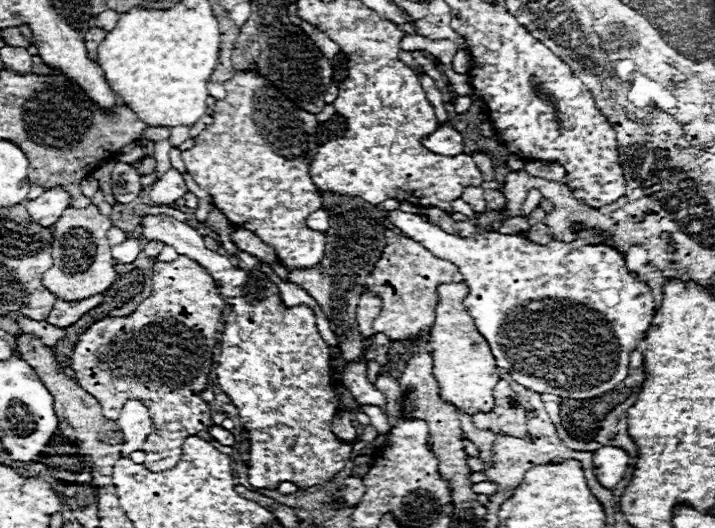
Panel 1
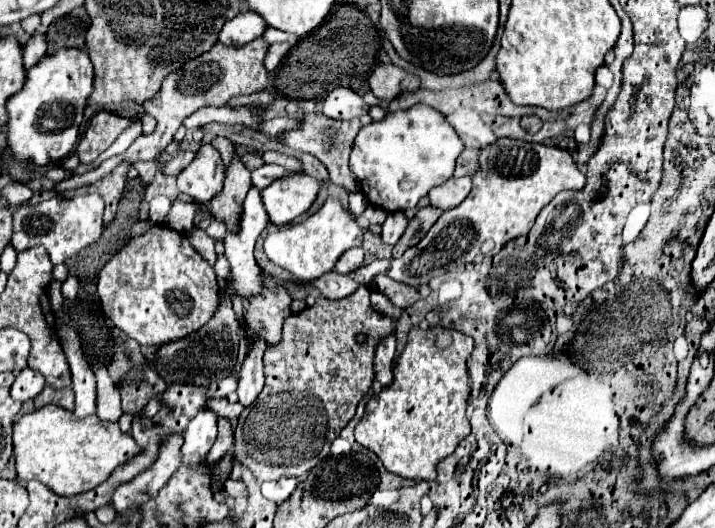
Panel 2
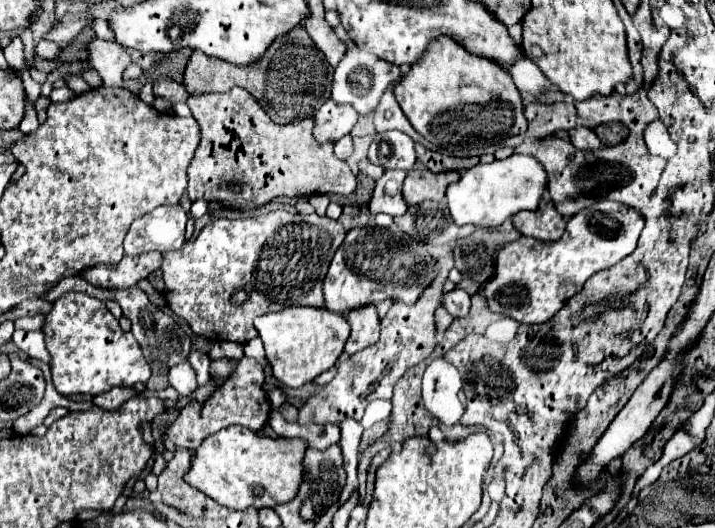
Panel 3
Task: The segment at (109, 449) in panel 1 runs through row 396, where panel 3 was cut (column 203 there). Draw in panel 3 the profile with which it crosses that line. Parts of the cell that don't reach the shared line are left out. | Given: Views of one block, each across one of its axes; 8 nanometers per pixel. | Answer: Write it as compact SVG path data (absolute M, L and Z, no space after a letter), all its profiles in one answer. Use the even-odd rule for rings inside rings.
M296 28L294 32L274 40L274 44L266 50L266 56L250 66L234 66L202 52L192 52L184 70L184 88L188 96L196 96L208 92L228 92L232 86L240 86L258 100L274 122L292 124L300 118L304 120L312 116L330 98L332 72L334 68L314 46L308 32L304 28Z

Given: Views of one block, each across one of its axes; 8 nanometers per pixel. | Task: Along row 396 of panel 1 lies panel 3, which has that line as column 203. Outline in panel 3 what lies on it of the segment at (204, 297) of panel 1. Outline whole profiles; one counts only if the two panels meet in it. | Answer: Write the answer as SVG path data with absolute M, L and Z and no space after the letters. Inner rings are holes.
M230 88L226 94L190 96L188 106L202 128L202 144L188 166L190 200L218 200L234 210L260 208L278 196L312 194L352 194L356 176L348 164L334 156L332 144L312 144L312 118L286 126L274 124L260 104L242 88Z

